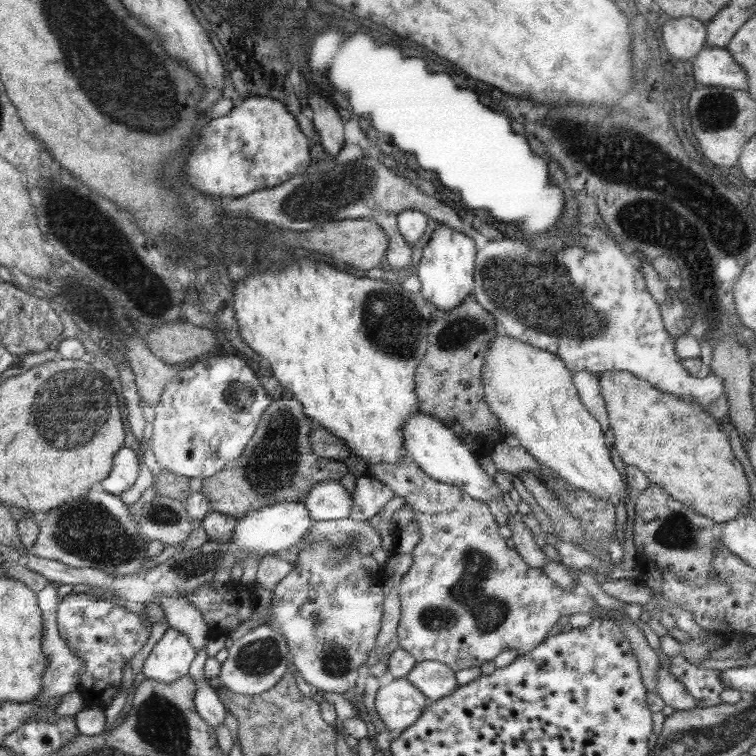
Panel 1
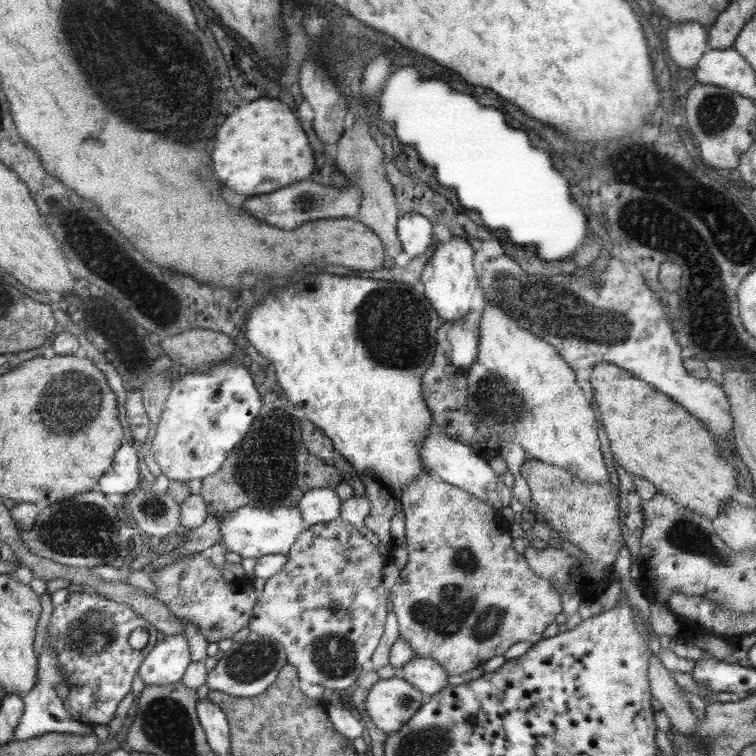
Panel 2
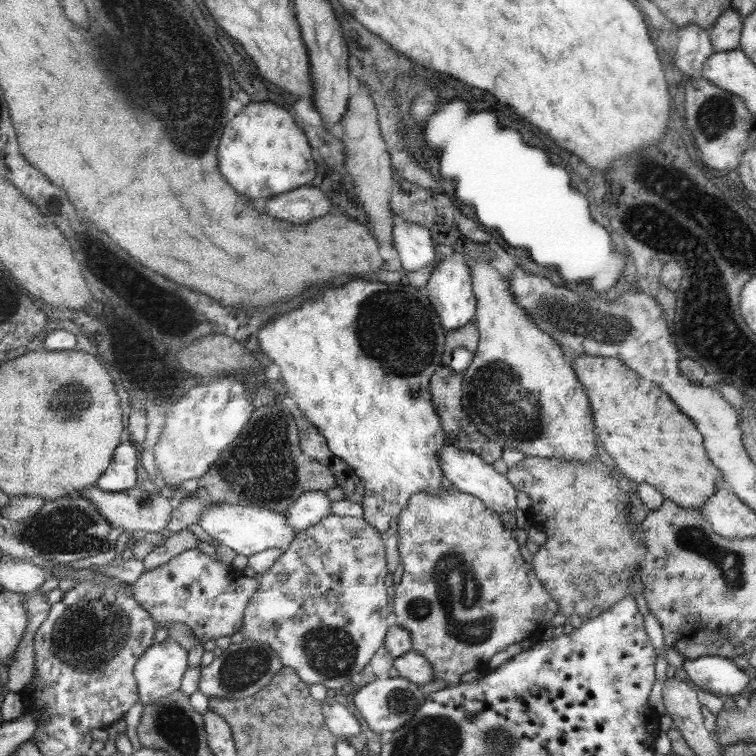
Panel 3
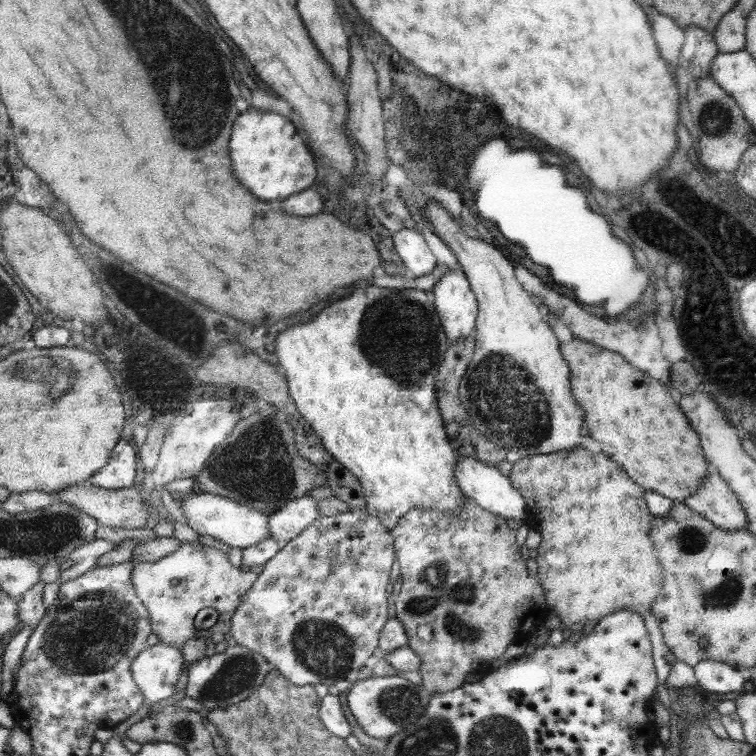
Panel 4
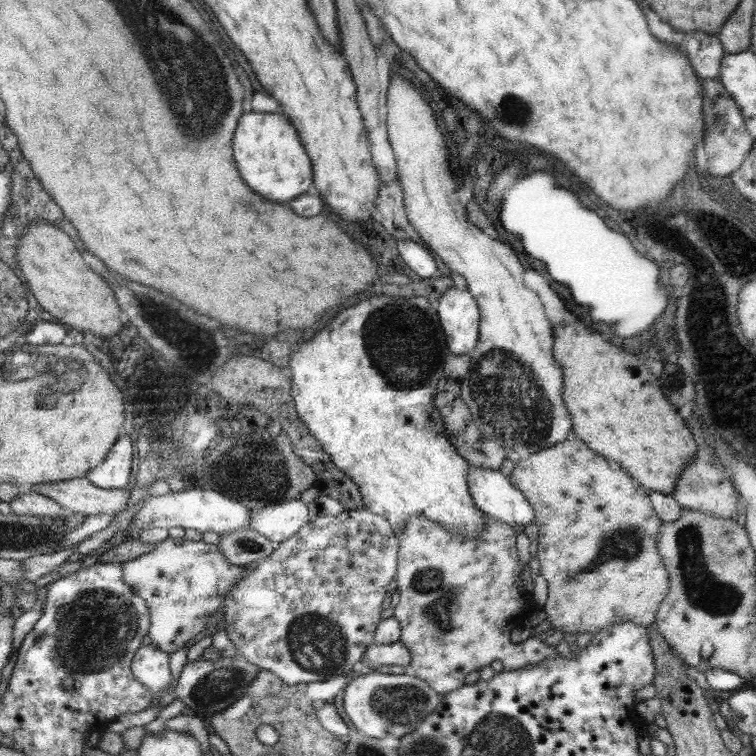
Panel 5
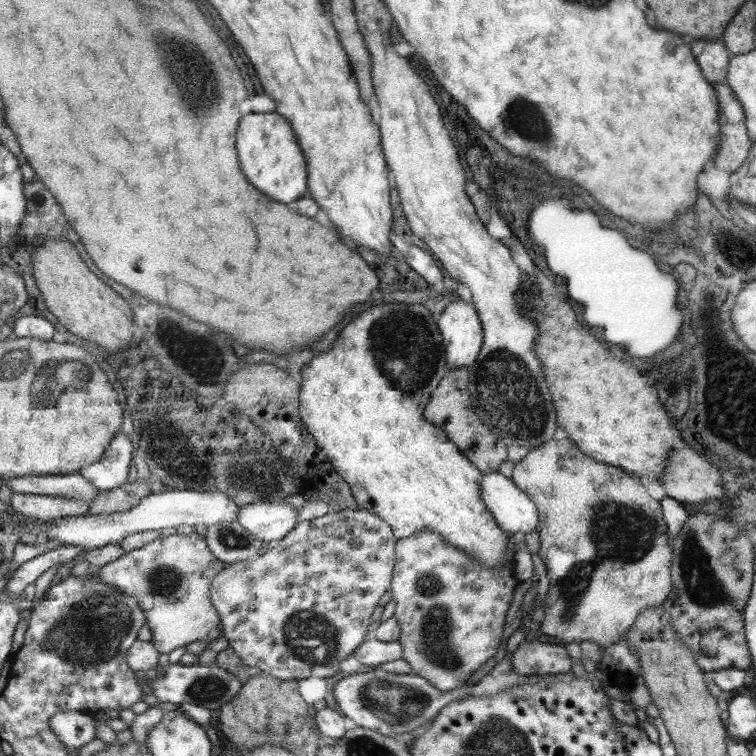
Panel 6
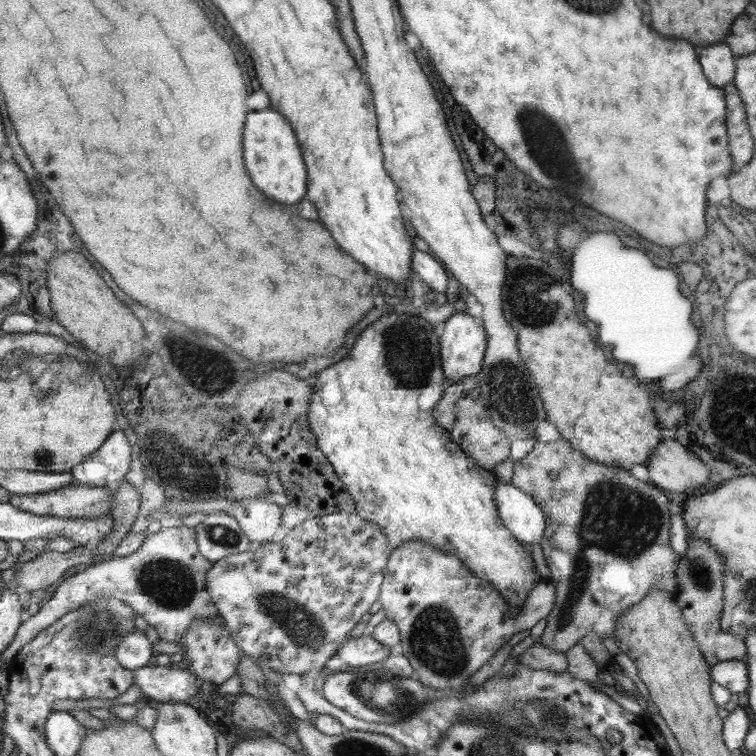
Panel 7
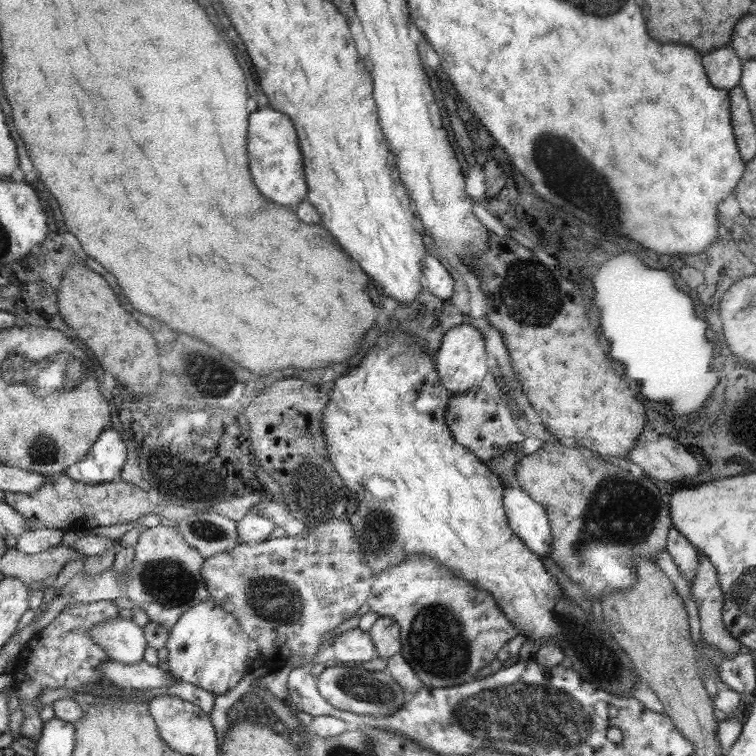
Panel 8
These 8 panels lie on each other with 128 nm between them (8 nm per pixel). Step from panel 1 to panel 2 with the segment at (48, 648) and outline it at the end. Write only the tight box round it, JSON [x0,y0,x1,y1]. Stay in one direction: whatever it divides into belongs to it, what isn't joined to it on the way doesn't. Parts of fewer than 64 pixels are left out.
[13,641,92,741]

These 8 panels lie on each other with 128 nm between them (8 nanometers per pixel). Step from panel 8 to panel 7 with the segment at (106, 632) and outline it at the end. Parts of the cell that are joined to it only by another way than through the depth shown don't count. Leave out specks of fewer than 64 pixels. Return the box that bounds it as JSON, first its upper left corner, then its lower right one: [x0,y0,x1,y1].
[116,628,155,670]

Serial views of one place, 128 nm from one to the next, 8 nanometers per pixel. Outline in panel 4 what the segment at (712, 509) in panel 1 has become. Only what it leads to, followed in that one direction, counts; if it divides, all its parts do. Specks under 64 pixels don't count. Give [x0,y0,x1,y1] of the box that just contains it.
[560,337,708,502]

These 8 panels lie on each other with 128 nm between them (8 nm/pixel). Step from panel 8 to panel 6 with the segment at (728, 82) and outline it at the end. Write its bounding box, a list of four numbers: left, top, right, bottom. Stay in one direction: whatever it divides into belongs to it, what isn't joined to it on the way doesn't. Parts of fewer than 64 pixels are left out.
[691,40,731,83]

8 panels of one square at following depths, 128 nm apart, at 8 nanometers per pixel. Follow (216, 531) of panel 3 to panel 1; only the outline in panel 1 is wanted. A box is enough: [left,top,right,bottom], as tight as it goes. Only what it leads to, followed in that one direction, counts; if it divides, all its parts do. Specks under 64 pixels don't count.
[229,501,312,555]

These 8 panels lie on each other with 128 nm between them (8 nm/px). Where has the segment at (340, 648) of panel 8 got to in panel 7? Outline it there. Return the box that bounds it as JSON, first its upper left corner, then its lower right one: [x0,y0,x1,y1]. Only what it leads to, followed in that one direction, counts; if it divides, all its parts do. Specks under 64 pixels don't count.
[337,632,394,666]

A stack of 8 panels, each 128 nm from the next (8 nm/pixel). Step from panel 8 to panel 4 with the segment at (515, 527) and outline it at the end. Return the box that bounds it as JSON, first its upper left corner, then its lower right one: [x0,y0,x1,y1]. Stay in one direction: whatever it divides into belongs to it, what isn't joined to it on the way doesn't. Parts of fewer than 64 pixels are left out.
[455,458,527,520]

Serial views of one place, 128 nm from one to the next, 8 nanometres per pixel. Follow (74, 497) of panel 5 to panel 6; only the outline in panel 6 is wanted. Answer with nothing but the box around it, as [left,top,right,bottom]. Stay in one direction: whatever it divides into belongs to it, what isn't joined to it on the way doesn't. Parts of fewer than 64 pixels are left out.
[5,473,97,502]

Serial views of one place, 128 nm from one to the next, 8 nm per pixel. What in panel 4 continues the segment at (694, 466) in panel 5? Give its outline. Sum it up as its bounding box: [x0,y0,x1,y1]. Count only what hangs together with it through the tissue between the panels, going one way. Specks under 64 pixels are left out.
[682,474,747,530]

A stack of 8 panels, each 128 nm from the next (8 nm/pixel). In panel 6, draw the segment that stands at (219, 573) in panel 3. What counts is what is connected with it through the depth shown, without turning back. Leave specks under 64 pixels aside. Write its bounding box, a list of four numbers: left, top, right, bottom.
[83,532,223,654]

